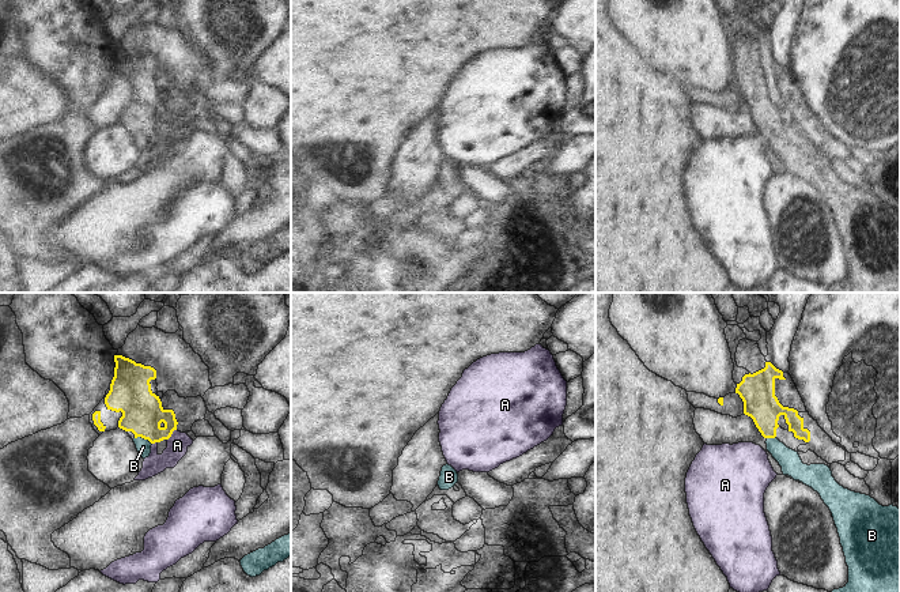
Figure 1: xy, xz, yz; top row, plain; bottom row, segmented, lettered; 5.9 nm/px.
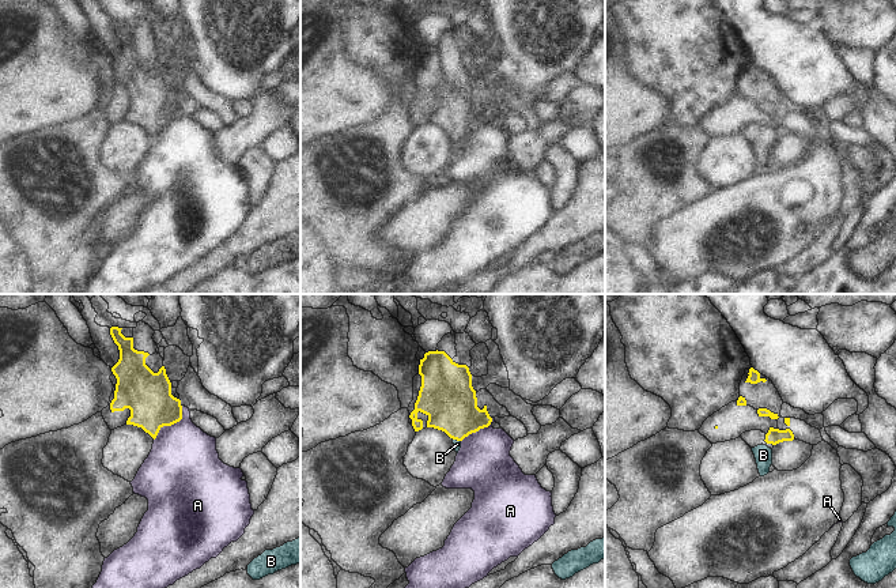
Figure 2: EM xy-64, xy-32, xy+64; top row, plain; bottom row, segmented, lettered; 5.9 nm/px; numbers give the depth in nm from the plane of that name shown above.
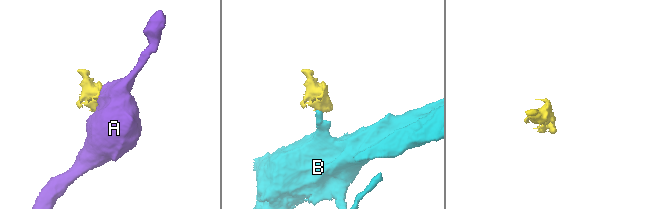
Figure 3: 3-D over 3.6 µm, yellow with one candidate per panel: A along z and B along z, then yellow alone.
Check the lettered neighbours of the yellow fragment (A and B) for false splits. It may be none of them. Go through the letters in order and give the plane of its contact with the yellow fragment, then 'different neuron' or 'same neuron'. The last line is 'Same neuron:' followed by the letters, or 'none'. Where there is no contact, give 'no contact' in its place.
A: meets yellow in xy; different neuron
B: meets yellow in xy; same neuron
Same neuron: B

